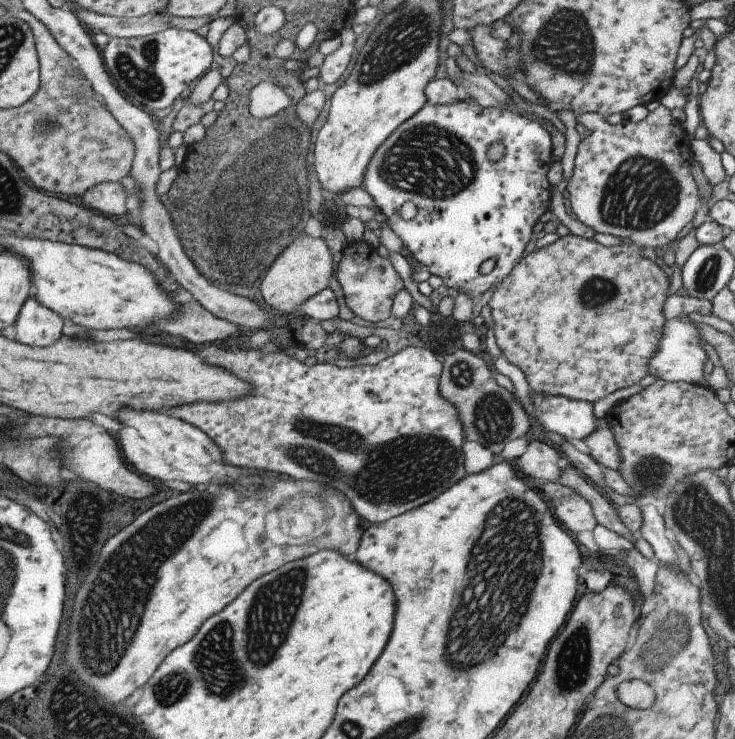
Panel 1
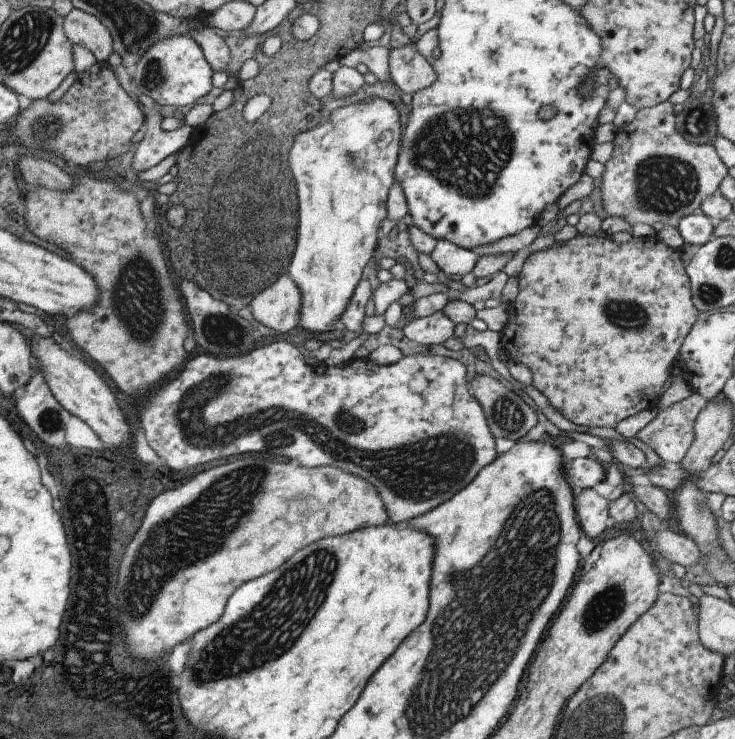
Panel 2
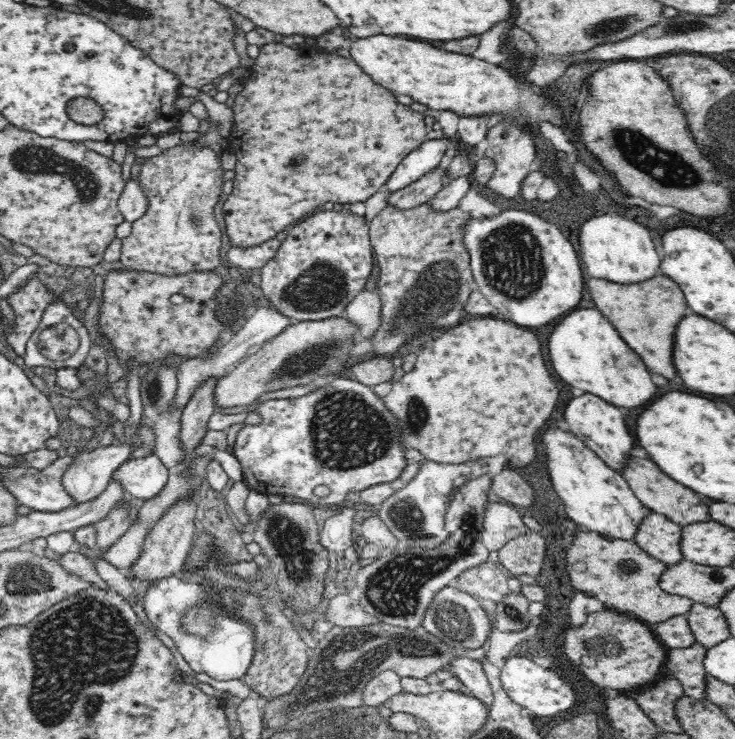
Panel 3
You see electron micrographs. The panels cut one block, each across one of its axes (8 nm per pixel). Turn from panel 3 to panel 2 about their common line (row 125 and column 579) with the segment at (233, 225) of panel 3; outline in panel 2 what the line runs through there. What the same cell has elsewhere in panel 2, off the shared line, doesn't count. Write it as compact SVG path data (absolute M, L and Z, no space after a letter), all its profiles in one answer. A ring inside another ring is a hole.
M576 234L565 243L553 243L548 249L536 251L525 258L521 270L516 274L518 280L518 292L515 299L507 305L507 322L499 332L500 349L508 360L523 364L529 368L531 386L535 388L550 406L569 422L585 428L615 428L615 425L627 416L633 416L639 410L651 409L659 402L659 390L663 382L668 378L675 359L689 328L695 322L698 310L693 308L689 279L685 274L685 262L681 261L679 247L672 249L667 247L660 239L655 237L634 238L629 242L618 244L610 237L602 234L582 235Z

